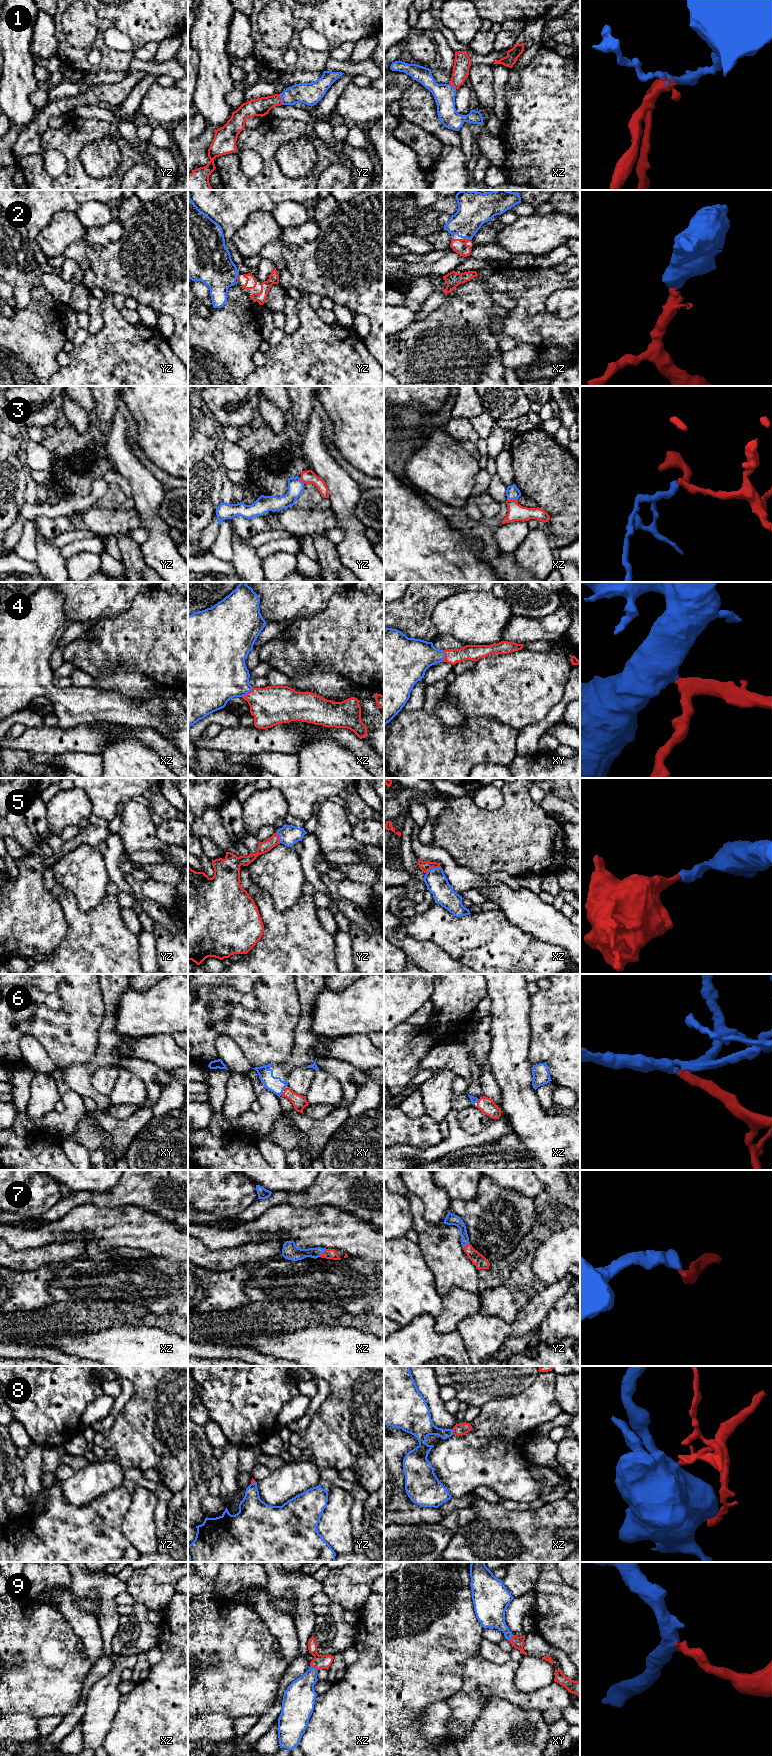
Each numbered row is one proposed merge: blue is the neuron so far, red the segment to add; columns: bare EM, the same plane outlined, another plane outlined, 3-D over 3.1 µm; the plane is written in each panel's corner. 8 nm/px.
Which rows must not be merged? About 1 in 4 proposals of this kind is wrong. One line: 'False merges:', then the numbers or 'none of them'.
False merges: 3, 8

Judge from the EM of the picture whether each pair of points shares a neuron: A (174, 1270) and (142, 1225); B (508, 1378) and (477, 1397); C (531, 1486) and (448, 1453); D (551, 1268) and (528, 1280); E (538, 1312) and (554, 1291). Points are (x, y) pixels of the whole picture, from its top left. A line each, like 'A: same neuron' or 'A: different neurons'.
A: different neurons
B: same neuron
C: same neuron
D: different neurons
E: same neuron

